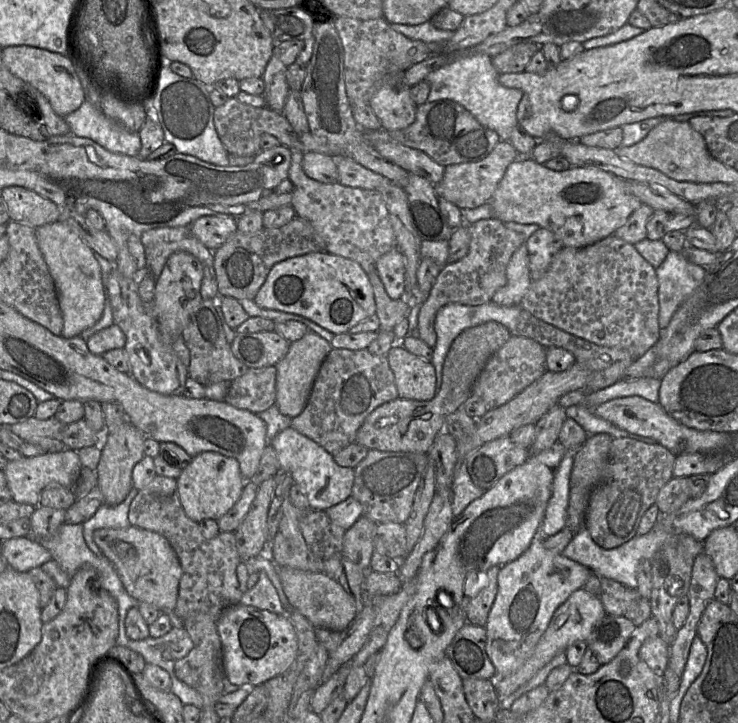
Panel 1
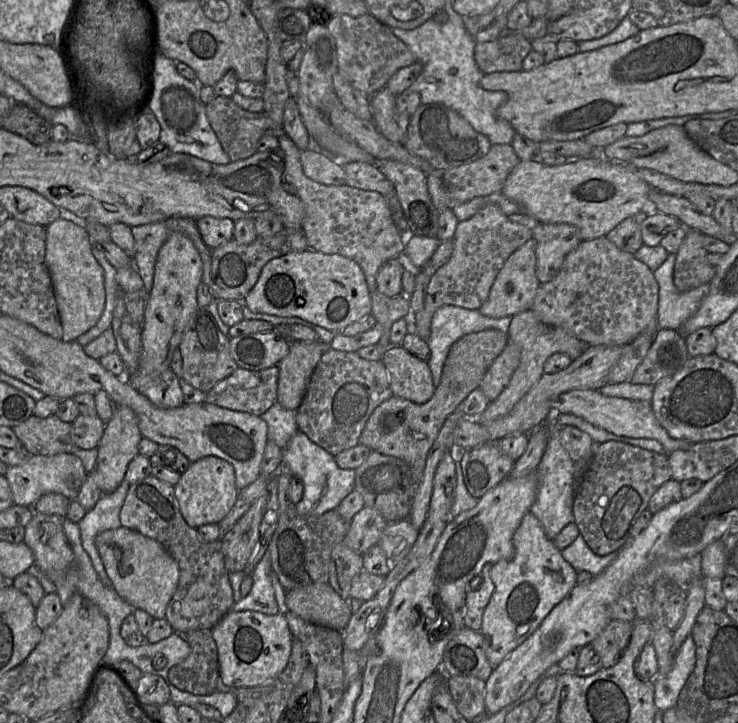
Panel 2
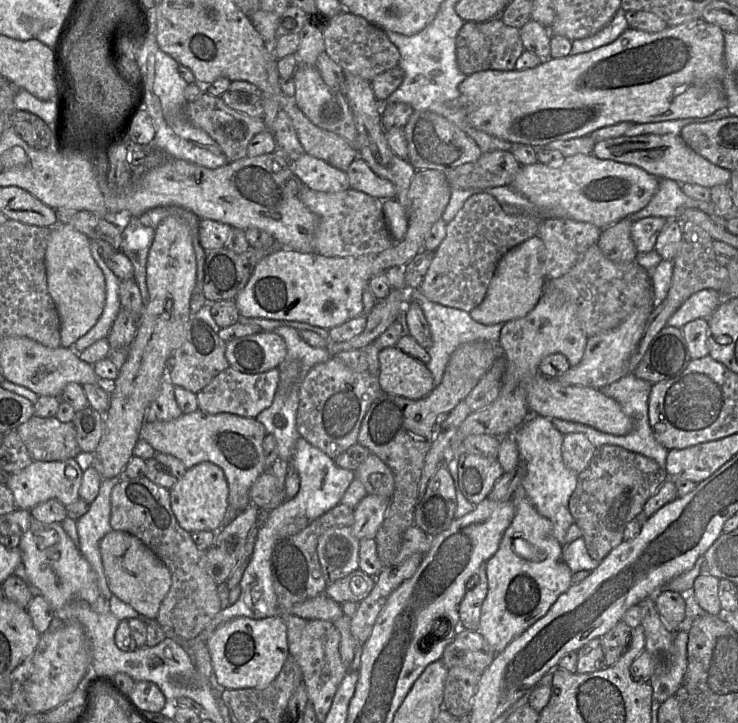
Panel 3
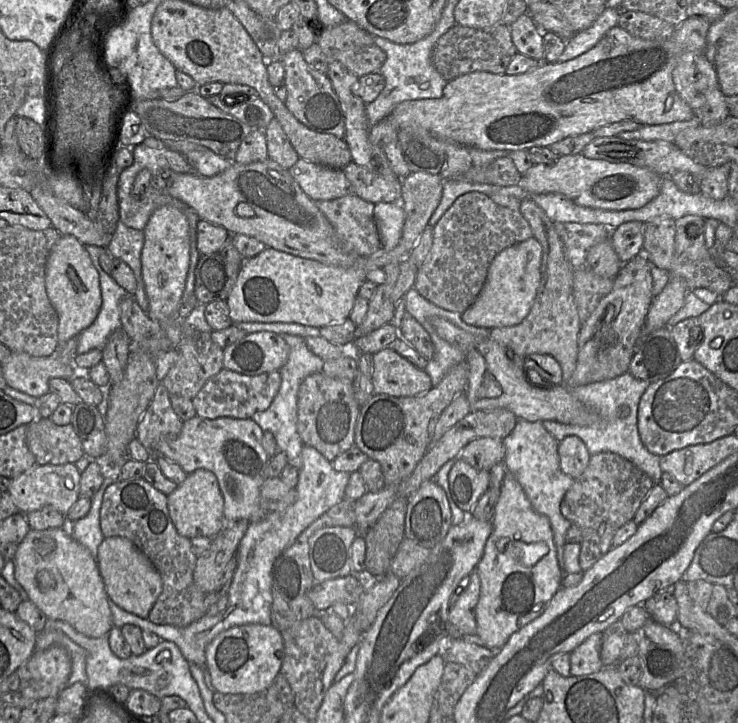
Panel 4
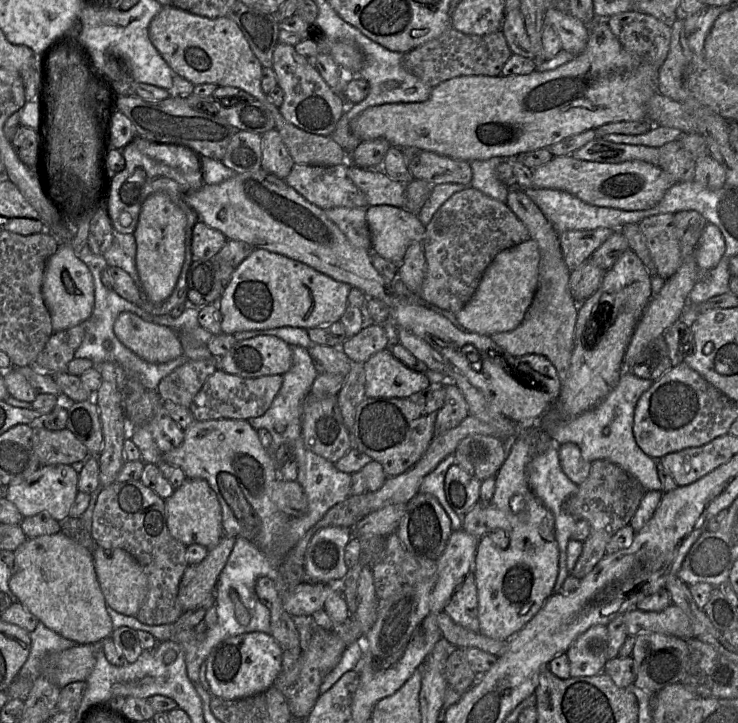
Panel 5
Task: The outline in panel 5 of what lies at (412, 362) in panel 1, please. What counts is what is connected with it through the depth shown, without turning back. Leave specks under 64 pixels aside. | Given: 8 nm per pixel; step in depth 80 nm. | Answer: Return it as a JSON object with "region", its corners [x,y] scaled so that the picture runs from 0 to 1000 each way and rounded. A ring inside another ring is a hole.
{"region":[[[527,483],[505,490],[493,501],[497,550],[551,550],[579,539],[584,527],[535,495]]]}

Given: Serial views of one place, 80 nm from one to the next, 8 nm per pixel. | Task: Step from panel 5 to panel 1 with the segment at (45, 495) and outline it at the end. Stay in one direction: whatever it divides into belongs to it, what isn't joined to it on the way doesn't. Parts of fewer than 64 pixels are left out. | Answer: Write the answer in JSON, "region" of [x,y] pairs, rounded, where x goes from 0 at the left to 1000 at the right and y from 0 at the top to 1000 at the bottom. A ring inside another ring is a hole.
{"region":[[[85,621],[83,624],[64,625],[51,631],[30,632],[24,636],[11,638],[4,653],[16,685],[16,692],[23,696],[41,697],[49,703],[53,700],[54,683],[62,672],[77,668],[100,676],[111,646],[103,624]]]}

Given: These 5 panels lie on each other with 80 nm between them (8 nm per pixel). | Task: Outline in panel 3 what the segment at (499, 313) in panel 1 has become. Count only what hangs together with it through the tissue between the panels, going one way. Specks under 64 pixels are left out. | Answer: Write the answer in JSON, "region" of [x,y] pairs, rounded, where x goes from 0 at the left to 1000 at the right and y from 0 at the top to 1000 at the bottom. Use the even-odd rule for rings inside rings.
{"region":[[[568,398],[553,402],[553,418],[554,415],[564,416],[569,422],[581,448],[585,476],[580,483],[583,499],[580,501],[579,508],[587,519],[588,534],[592,534],[599,527],[610,492],[622,479],[645,470],[676,472],[678,458],[683,447],[667,450],[652,448],[641,443],[633,430],[583,416]]]}

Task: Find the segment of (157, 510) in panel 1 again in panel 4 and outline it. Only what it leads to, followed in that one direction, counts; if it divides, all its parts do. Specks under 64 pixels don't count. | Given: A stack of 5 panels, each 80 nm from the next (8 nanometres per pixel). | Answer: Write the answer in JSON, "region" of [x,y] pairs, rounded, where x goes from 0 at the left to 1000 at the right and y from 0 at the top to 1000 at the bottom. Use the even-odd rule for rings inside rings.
{"region":[[[194,660],[157,665],[141,680],[136,730],[141,744],[163,741],[179,748],[215,791],[220,817],[202,846],[201,858],[213,864],[252,867],[280,848],[279,822],[262,804],[268,770],[259,762],[259,746],[240,736],[226,701],[226,685]]]}

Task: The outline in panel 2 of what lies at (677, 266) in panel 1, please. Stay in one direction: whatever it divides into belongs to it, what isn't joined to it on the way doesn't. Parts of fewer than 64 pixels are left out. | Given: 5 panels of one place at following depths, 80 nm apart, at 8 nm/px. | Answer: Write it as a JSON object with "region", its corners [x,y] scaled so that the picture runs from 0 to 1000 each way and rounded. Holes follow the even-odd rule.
{"region":[[[907,351],[885,380],[893,394],[892,452],[893,455],[921,455],[949,426],[962,402],[962,394],[954,393],[942,400],[923,404],[912,390],[916,351]]]}

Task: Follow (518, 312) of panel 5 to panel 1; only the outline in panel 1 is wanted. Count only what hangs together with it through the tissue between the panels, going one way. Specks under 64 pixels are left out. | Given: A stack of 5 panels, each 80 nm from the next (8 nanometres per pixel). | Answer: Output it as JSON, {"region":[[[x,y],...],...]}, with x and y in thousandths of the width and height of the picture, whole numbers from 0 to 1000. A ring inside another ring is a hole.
{"region":[[[713,336],[695,350],[686,371],[686,383],[684,394],[669,405],[665,416],[680,423],[705,422],[721,391]]]}

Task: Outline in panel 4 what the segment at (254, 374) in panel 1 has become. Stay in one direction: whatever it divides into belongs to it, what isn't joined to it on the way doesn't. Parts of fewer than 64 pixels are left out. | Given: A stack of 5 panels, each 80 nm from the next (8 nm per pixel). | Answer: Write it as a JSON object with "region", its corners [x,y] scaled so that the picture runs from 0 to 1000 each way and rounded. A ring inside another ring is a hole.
{"region":[[[302,509],[280,526],[267,546],[260,550],[260,556],[266,574],[274,578],[316,577],[335,580],[366,562],[379,531],[381,519],[377,512],[351,519],[331,519]]]}

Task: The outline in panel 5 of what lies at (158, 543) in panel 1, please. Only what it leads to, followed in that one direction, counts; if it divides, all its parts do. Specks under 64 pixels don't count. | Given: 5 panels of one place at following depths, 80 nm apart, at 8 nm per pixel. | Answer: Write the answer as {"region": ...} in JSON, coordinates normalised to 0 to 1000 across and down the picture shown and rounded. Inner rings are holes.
{"region":[[[164,758],[126,759],[127,787],[144,835],[163,849],[184,852],[201,820],[201,801],[186,775]]]}

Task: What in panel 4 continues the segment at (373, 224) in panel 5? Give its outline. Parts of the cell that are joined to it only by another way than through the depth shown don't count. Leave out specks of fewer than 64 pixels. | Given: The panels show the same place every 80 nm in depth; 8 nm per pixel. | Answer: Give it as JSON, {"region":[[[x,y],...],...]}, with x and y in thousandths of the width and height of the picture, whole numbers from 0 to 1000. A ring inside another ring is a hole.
{"region":[[[543,279],[508,282],[507,303],[518,337],[516,347],[534,344],[545,328],[549,307],[549,292]]]}

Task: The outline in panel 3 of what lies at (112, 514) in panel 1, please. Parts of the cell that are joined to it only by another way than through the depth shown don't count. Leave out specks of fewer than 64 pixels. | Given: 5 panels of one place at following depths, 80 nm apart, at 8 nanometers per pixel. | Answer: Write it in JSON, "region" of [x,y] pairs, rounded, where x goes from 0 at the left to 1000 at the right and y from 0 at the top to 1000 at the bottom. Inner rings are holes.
{"region":[[[163,657],[150,663],[138,663],[130,689],[121,697],[119,707],[103,719],[107,743],[107,759],[131,795],[137,823],[146,831],[153,823],[146,812],[134,762],[136,747],[149,734],[149,686],[152,675],[167,665]]]}

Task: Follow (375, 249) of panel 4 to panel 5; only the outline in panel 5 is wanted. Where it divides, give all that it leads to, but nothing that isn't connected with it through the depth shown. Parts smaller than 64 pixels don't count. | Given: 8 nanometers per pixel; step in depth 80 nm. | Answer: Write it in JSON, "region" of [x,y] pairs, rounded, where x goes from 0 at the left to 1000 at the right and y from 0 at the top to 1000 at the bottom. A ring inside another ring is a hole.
{"region":[[[454,286],[439,290],[444,303],[458,313],[480,340],[505,350],[496,292],[497,286]]]}

